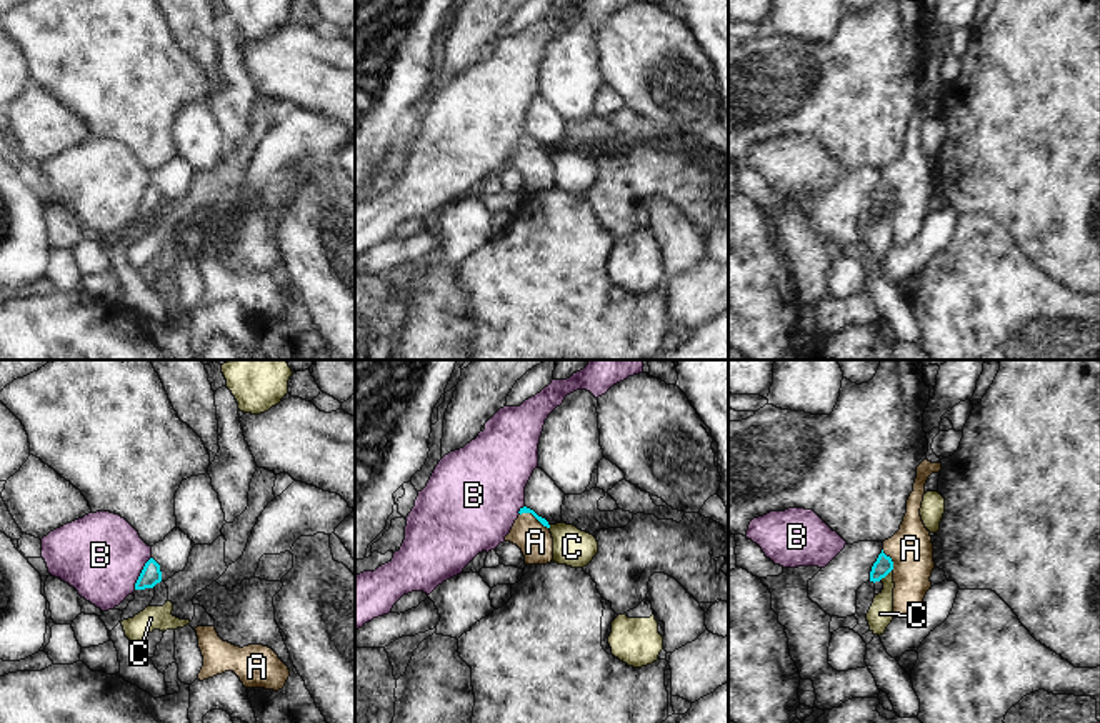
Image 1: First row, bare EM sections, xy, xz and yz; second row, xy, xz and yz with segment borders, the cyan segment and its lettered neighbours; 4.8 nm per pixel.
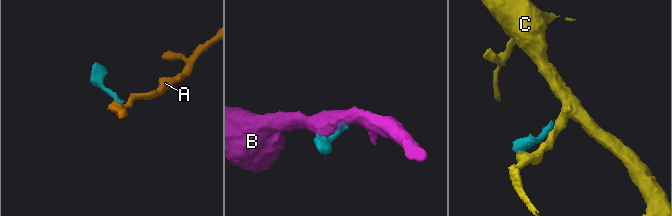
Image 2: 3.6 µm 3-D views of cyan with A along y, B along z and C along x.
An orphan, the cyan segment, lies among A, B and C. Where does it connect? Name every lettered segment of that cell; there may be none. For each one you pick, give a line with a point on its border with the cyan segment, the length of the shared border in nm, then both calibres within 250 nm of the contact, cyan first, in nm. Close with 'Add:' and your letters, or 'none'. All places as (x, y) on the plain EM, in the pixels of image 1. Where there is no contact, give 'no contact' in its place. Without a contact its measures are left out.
A: xz (535, 144) | 160 nm | 40/160 nm
Add: A

